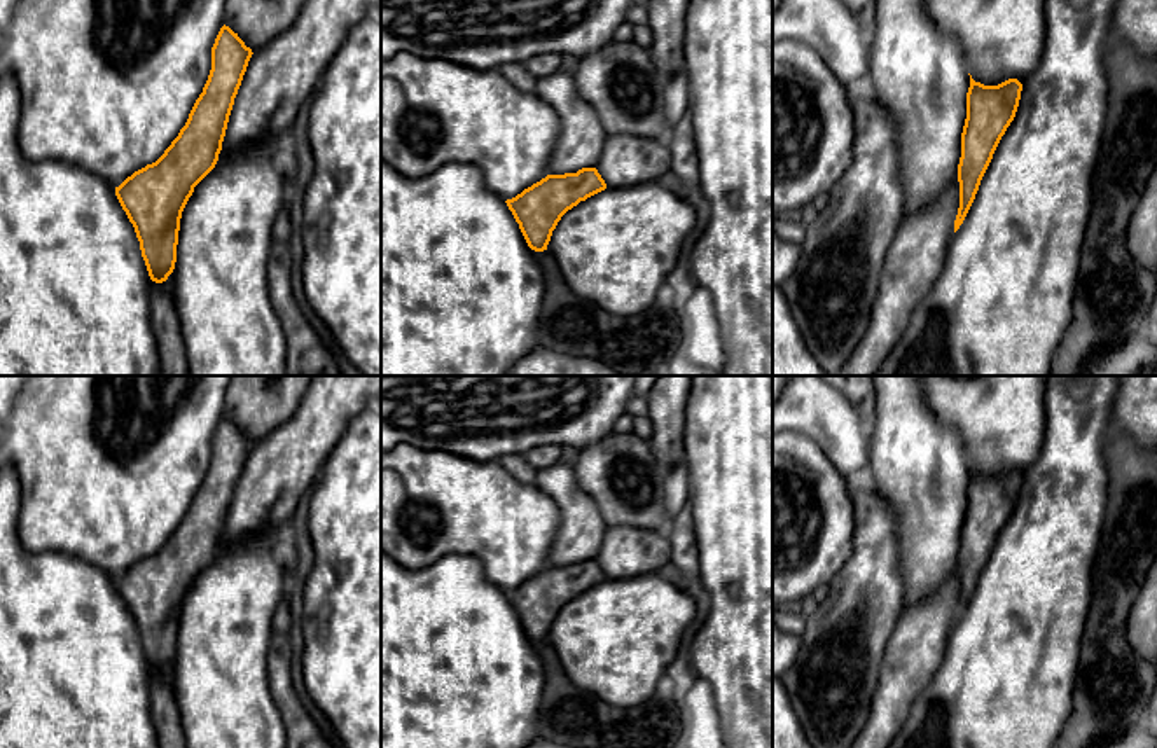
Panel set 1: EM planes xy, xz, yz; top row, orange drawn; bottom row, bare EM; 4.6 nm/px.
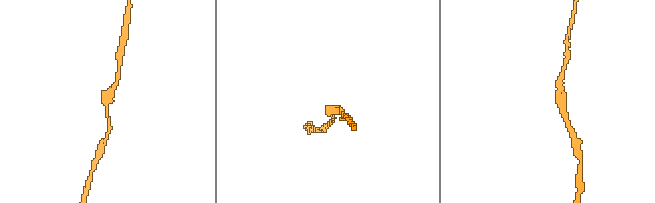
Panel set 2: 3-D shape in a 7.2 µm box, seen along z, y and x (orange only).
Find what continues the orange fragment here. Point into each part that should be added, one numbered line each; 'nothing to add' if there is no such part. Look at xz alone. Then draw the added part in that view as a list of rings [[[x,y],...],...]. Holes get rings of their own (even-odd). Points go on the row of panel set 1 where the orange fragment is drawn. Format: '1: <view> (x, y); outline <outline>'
nothing to add

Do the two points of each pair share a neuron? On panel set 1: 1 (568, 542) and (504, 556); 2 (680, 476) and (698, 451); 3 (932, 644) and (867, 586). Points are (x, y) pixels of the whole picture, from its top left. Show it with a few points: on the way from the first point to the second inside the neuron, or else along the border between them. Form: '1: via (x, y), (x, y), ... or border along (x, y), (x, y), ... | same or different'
1: border along (558, 505), (558, 530), (549, 549), (547, 565) | different
2: border along (684, 460), (689, 470), (689, 502) | different
3: border along (904, 609), (885, 652) | different

